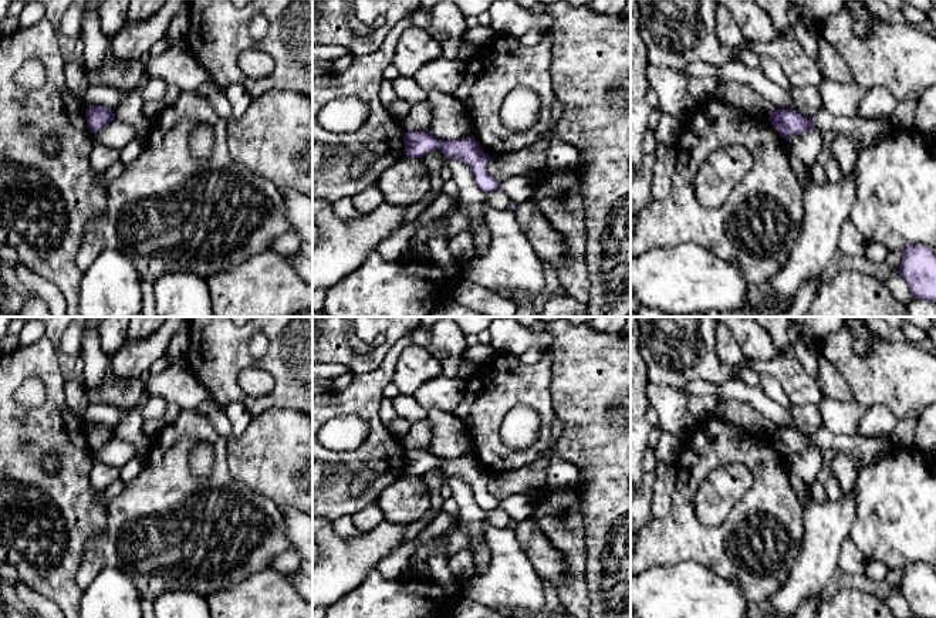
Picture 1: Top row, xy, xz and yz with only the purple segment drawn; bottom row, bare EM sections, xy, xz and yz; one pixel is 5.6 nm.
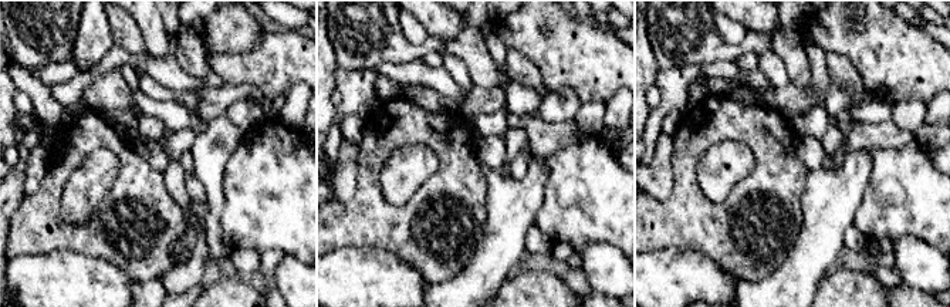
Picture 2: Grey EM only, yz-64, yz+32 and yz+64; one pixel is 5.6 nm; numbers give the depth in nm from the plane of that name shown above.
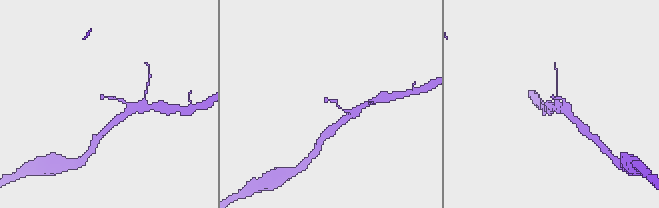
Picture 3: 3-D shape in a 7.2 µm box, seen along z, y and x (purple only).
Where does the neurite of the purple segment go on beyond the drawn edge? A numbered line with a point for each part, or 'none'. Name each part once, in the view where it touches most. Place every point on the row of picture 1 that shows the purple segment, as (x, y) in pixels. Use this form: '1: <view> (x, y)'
none

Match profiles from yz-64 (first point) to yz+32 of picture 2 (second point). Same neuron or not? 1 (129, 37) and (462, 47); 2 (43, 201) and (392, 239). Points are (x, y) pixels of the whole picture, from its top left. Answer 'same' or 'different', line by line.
1: different
2: same

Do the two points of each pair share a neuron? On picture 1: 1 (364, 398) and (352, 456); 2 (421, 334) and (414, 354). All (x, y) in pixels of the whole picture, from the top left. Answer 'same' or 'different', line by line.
1: same
2: different

